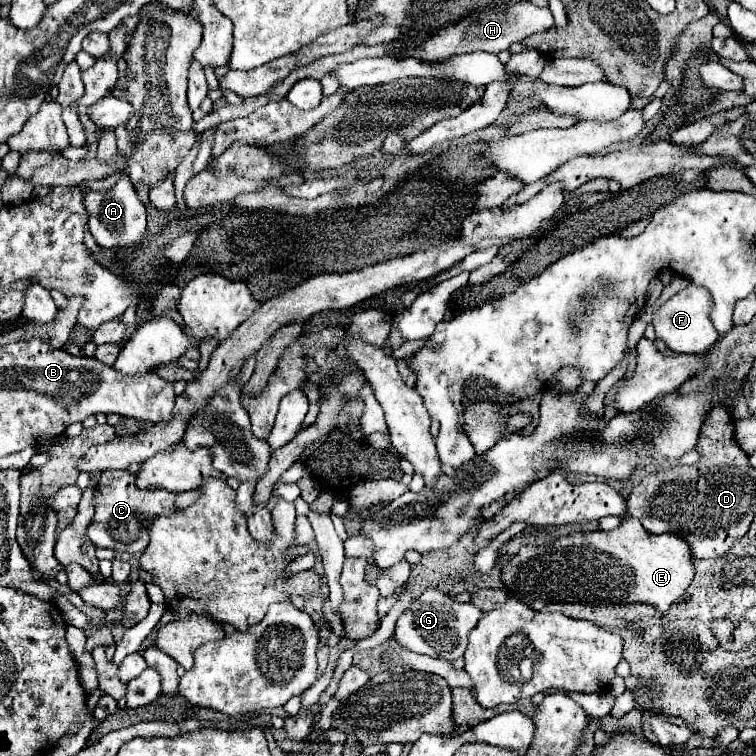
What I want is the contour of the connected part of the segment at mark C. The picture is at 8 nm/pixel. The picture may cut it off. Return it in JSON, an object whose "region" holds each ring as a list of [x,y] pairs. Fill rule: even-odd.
{"region":[[[106,469],[100,475],[100,485],[94,501],[96,513],[86,529],[86,537],[98,547],[114,549],[120,553],[142,553],[150,539],[148,525],[152,523],[152,519],[178,511],[176,493],[168,493],[166,489],[142,491],[136,487],[136,473],[130,473],[126,469]]]}

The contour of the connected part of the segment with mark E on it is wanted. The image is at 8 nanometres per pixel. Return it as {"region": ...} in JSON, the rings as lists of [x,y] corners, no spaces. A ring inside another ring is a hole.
{"region":[[[624,517],[622,525],[614,531],[576,533],[540,547],[524,545],[502,567],[502,581],[508,593],[534,611],[548,603],[646,603],[656,609],[670,609],[684,595],[692,579],[694,559],[688,543],[674,533],[652,535],[632,517]]]}

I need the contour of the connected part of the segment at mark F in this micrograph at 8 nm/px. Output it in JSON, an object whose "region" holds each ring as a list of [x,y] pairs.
{"region":[[[690,285],[672,299],[668,299],[664,305],[660,305],[658,311],[652,315],[652,325],[656,331],[656,337],[662,339],[672,351],[676,353],[704,353],[716,339],[718,333],[710,321],[710,309],[712,301],[706,289]]]}

